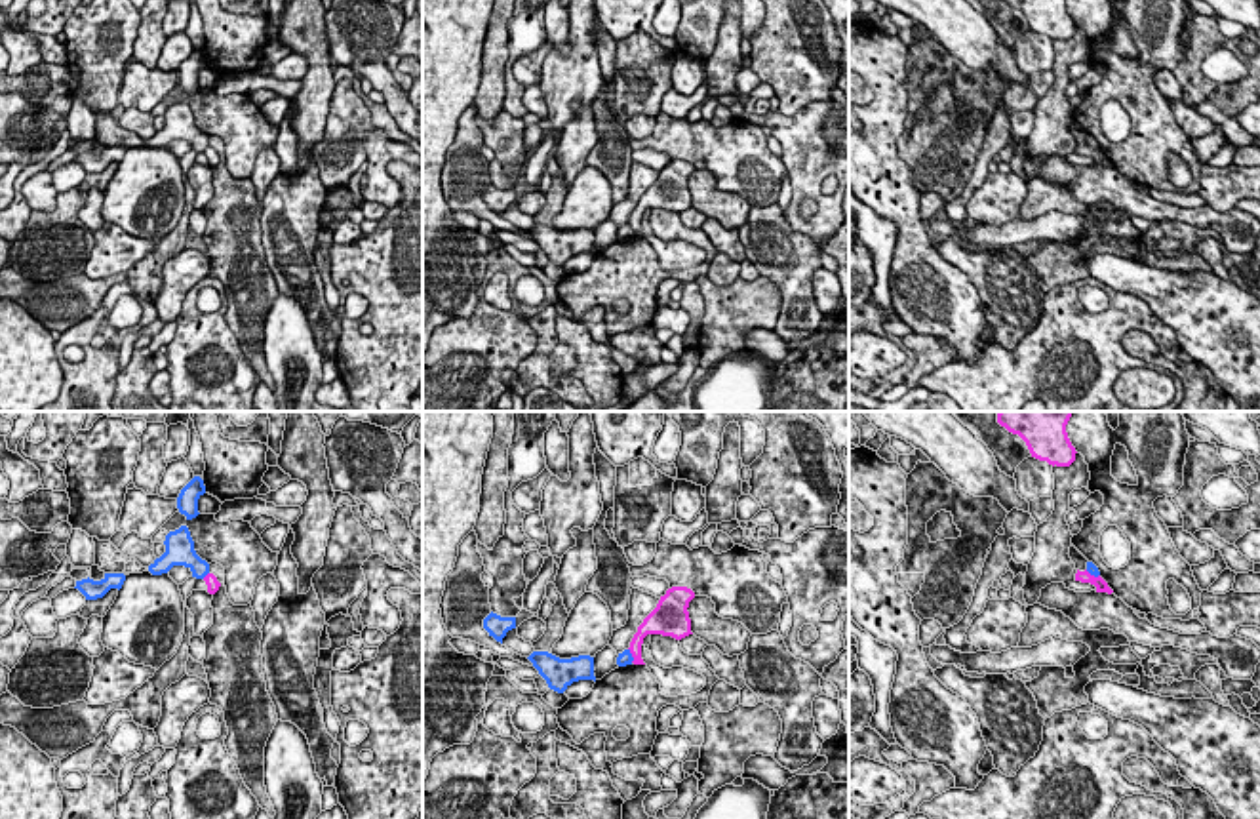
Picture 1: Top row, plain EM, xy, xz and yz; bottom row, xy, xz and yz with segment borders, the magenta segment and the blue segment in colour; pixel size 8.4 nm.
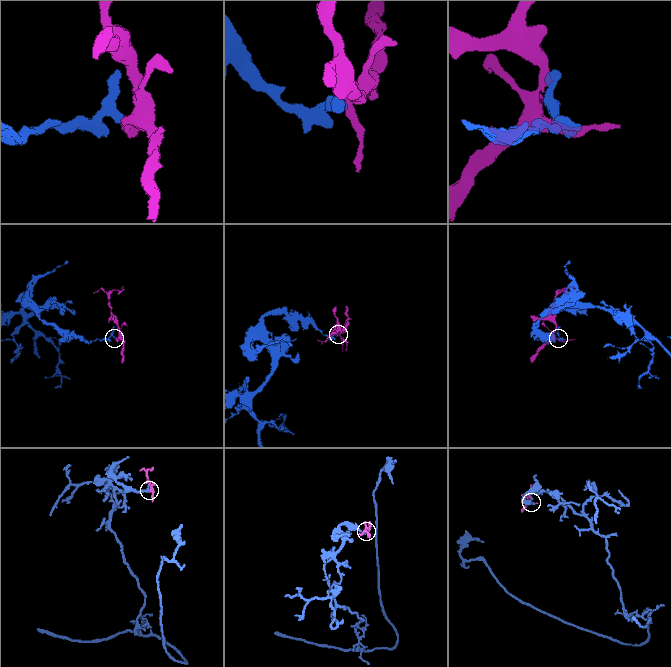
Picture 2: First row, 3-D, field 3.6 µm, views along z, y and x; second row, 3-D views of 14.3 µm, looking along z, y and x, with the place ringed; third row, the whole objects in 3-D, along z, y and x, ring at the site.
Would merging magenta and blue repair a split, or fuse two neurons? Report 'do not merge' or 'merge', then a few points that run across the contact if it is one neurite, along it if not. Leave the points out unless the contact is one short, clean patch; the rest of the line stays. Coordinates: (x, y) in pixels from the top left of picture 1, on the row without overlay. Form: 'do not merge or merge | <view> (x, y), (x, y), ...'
do not merge | xy (208, 145), (202, 151)

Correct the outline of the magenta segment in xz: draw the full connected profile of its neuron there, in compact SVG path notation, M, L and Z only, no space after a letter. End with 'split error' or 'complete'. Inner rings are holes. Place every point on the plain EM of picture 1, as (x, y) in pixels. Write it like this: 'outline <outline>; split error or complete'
outline M672 160L660 170L657 181L643 192L630 215L630 227L634 238L645 238L641 232L641 217L647 208L662 208L681 213L691 206L689 175L695 166L687 160Z; complete

